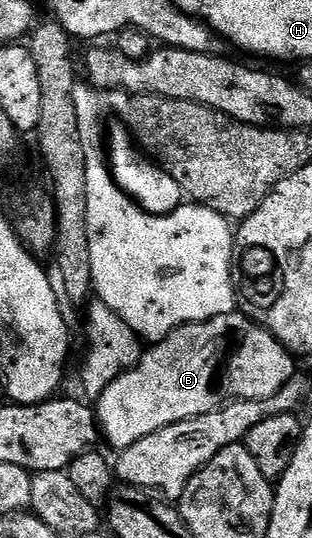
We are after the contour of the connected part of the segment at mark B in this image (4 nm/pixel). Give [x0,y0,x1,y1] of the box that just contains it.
[97,312,296,452]

